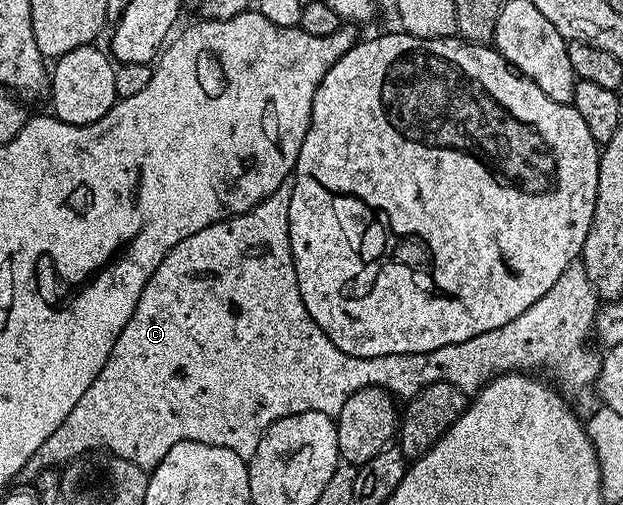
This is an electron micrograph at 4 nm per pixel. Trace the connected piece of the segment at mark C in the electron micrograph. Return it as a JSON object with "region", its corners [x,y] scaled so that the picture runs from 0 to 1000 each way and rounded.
{"region":[[[465,362],[453,364],[438,386],[421,396],[411,412],[401,412],[396,420],[371,428],[366,436],[356,436],[342,448],[329,448],[329,455],[316,455],[316,463],[303,463],[303,471],[284,479],[284,487],[278,487],[271,495],[271,503],[265,503],[265,511],[246,535],[239,558],[233,558],[233,574],[223,578],[220,606],[210,614],[210,628],[201,638],[162,741],[156,741],[156,749],[149,749],[149,764],[143,764],[143,772],[136,772],[136,780],[130,780],[130,796],[124,796],[124,804],[117,804],[117,812],[111,812],[111,828],[104,828],[104,836],[98,836],[98,844],[91,844],[91,851],[85,851],[85,859],[79,859],[79,867],[66,883],[66,891],[59,891],[59,899],[53,899],[53,907],[47,907],[47,915],[37,925],[34,937],[35,949],[43,949],[43,954],[55,952],[58,939],[67,935],[69,929],[106,921],[127,903],[135,903],[138,895],[154,891],[175,893],[185,903],[193,903],[220,923],[241,931],[254,923],[258,907],[265,907],[265,899],[271,899],[271,891],[278,891],[278,883],[284,883],[284,875],[297,875],[299,871],[329,875],[335,883],[361,883],[368,891],[374,891],[374,899],[401,907],[413,891],[413,875],[419,875],[425,851],[432,851],[432,844],[438,844],[438,836],[445,836],[464,820],[483,820],[485,816],[518,816],[523,824],[543,826],[547,804],[554,804],[554,796],[560,796],[560,788],[581,768],[620,768],[636,788],[658,788],[668,784],[676,772],[682,772],[682,764],[689,764],[695,756],[721,756],[743,776],[761,780],[780,764],[787,752],[796,752],[799,745],[811,745],[815,737],[852,741],[865,733],[859,729],[878,729],[880,741],[876,739],[876,743],[883,747],[897,782],[917,802],[931,832],[941,836],[952,828],[952,820],[961,812],[965,794],[958,762],[961,735],[968,723],[968,705],[965,697],[960,697],[963,691],[953,679],[942,681],[942,671],[945,675],[950,671],[955,620],[965,608],[965,596],[955,584],[955,568],[945,558],[934,521],[915,523],[907,535],[907,543],[900,543],[900,550],[894,550],[894,558],[888,558],[888,566],[881,566],[878,580],[868,590],[862,590],[862,598],[856,598],[856,606],[849,606],[849,614],[830,622],[830,630],[823,630],[823,638],[811,638],[811,646],[798,646],[798,653],[778,653],[778,661],[766,661],[766,669],[746,669],[746,677],[708,685],[708,693],[689,693],[682,701],[618,701],[612,709],[573,709],[541,693],[541,685],[535,685],[535,677],[515,653],[515,646],[509,646],[509,638],[502,638],[502,630],[496,630],[496,614],[490,614],[490,598],[483,590],[483,574],[477,566],[477,543],[464,487],[465,390]]]}

